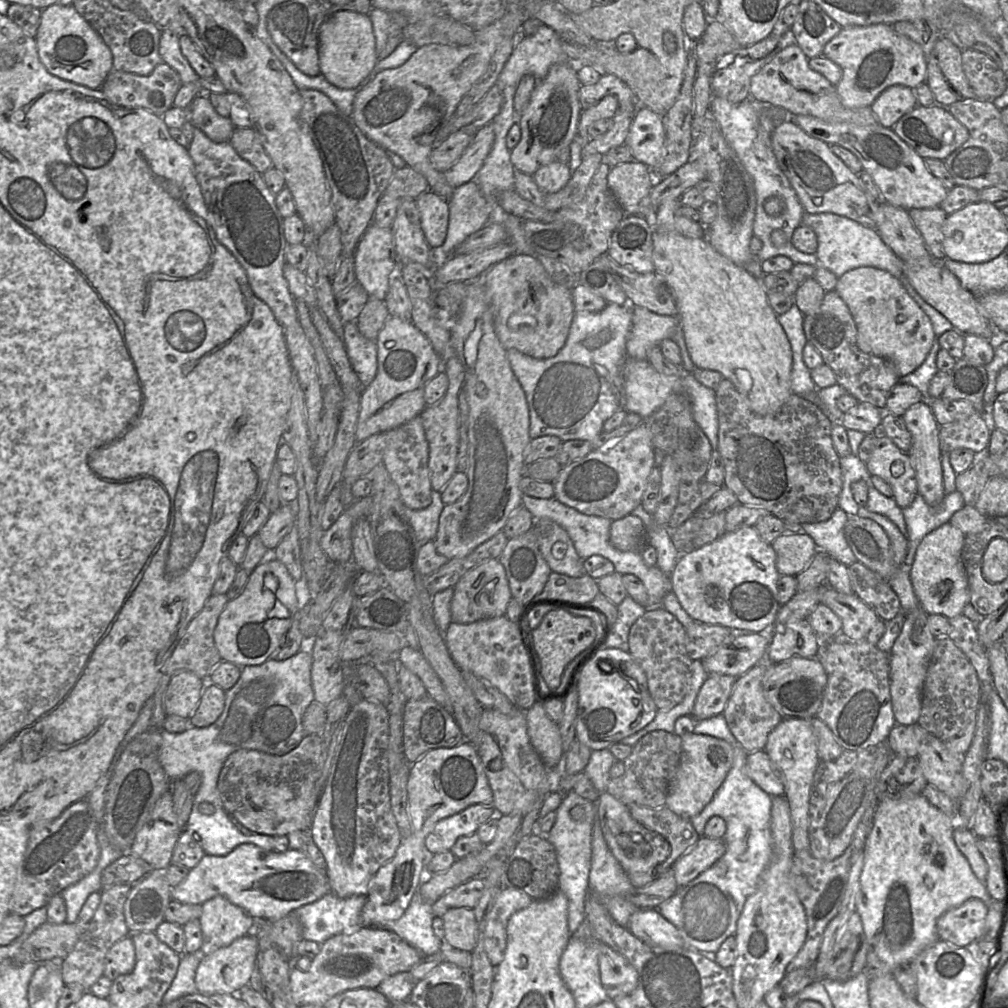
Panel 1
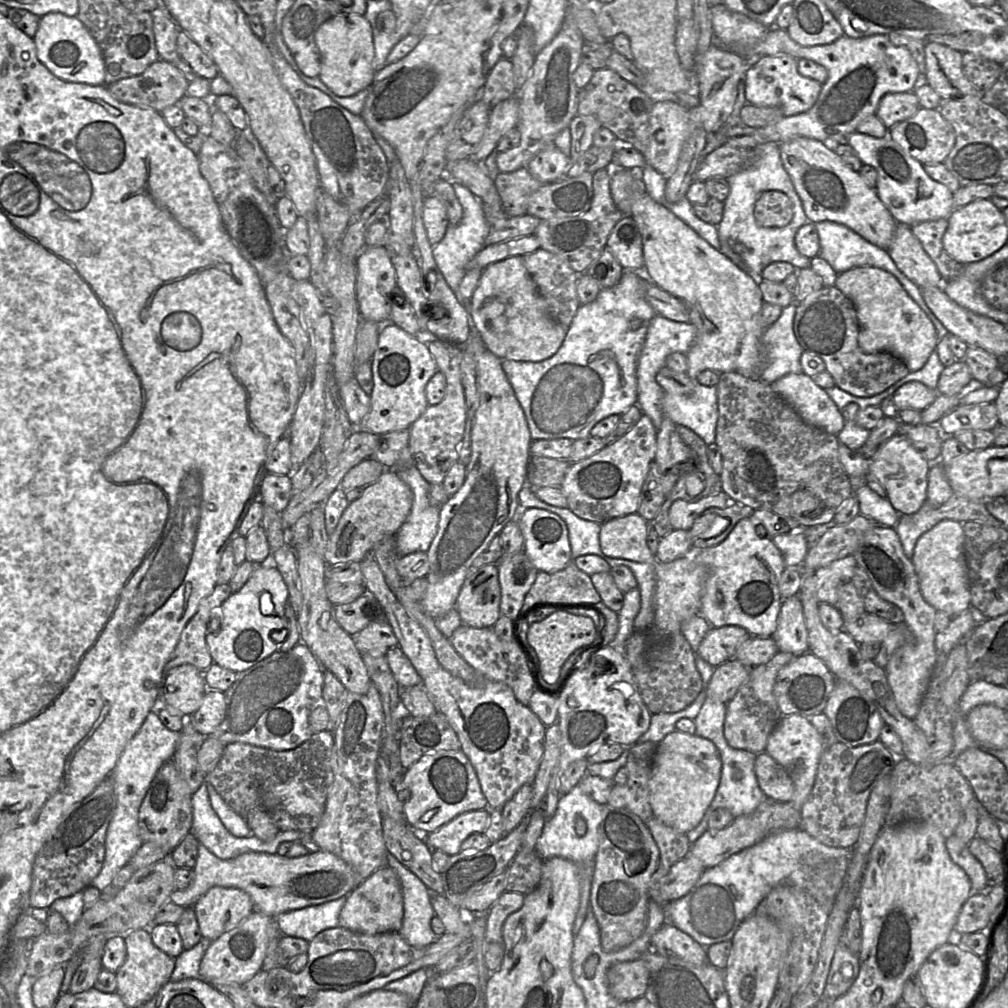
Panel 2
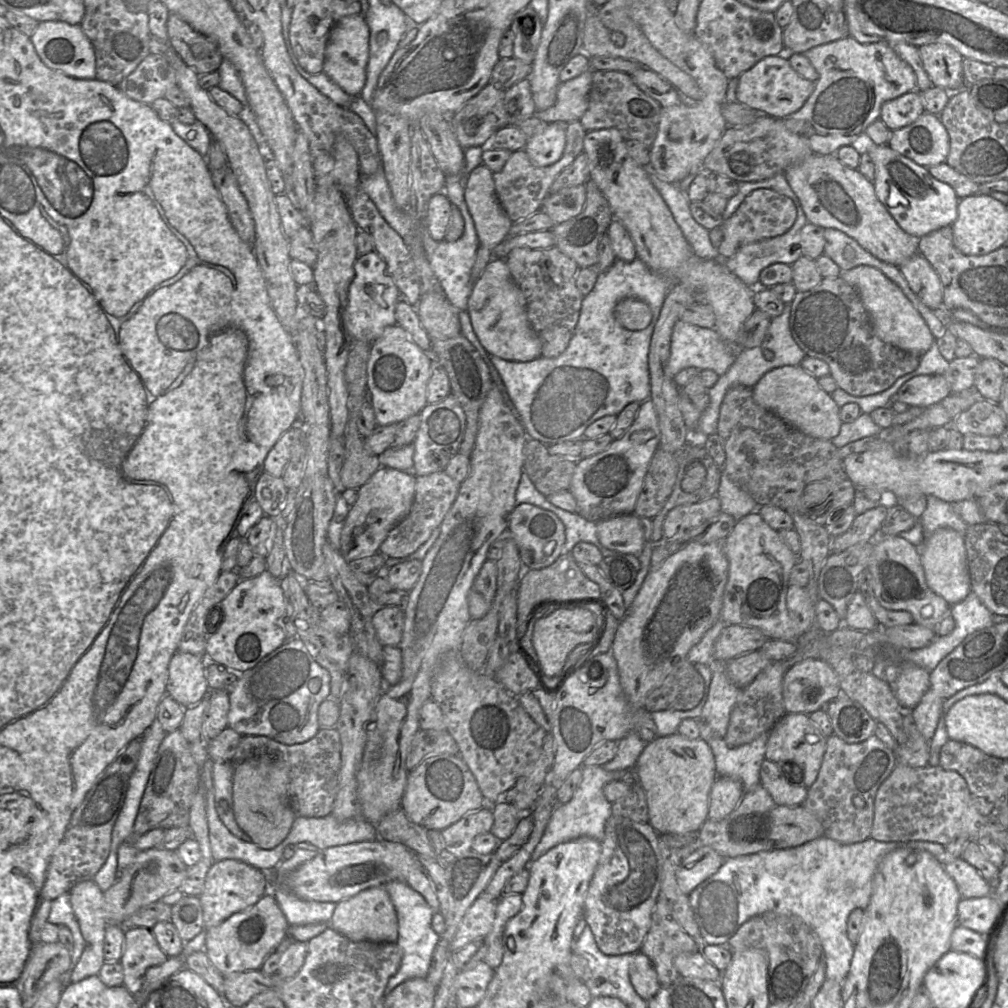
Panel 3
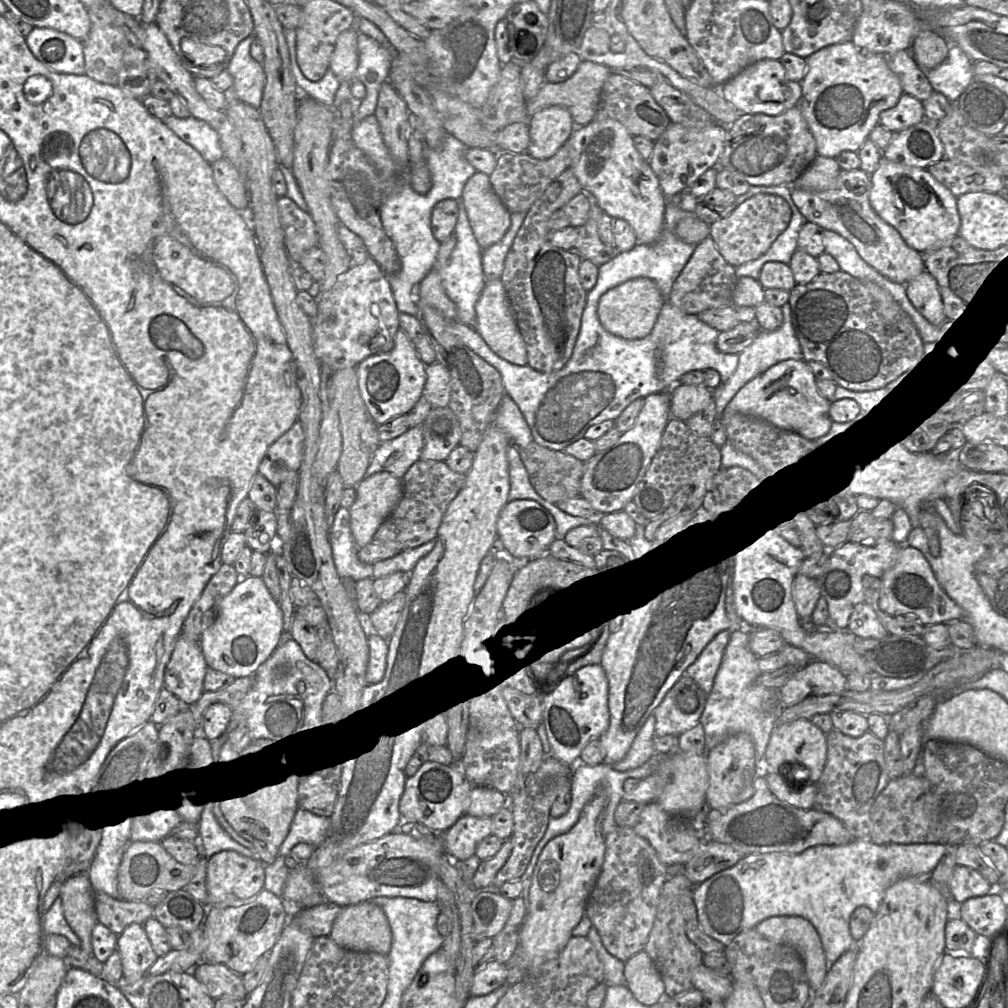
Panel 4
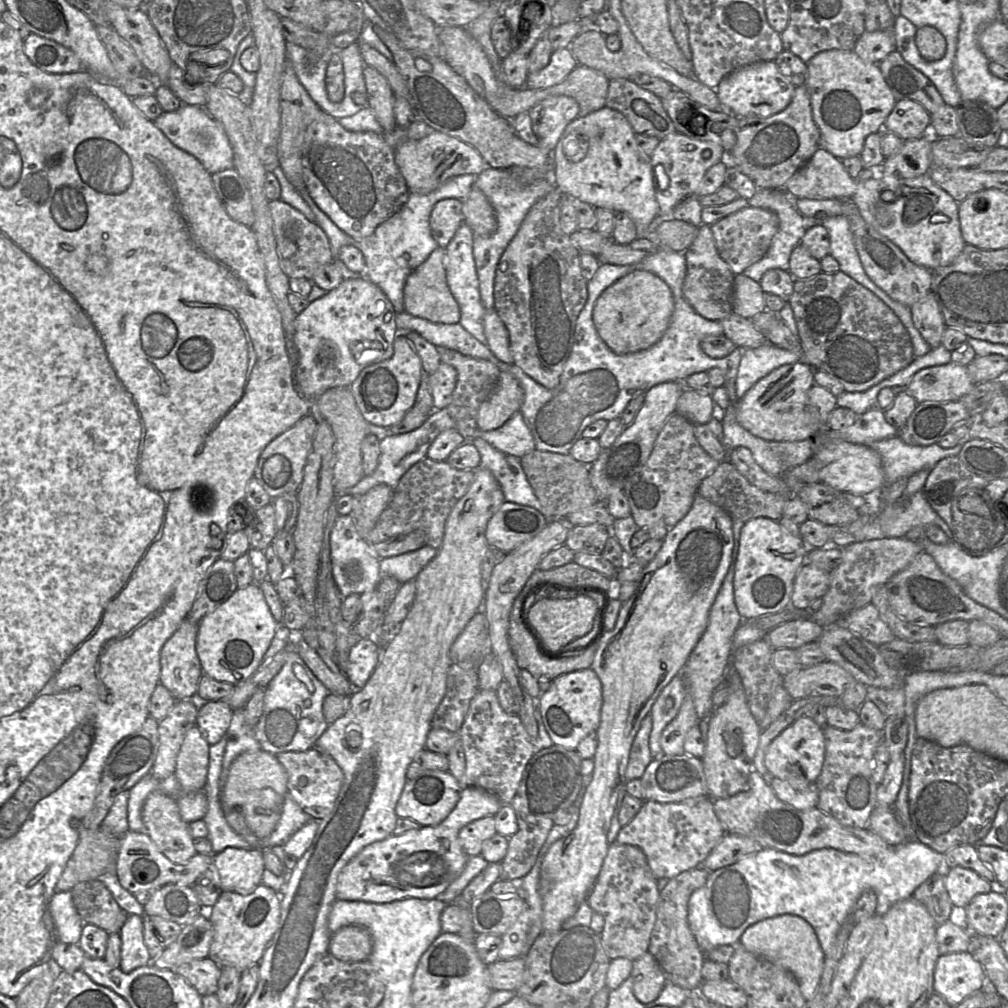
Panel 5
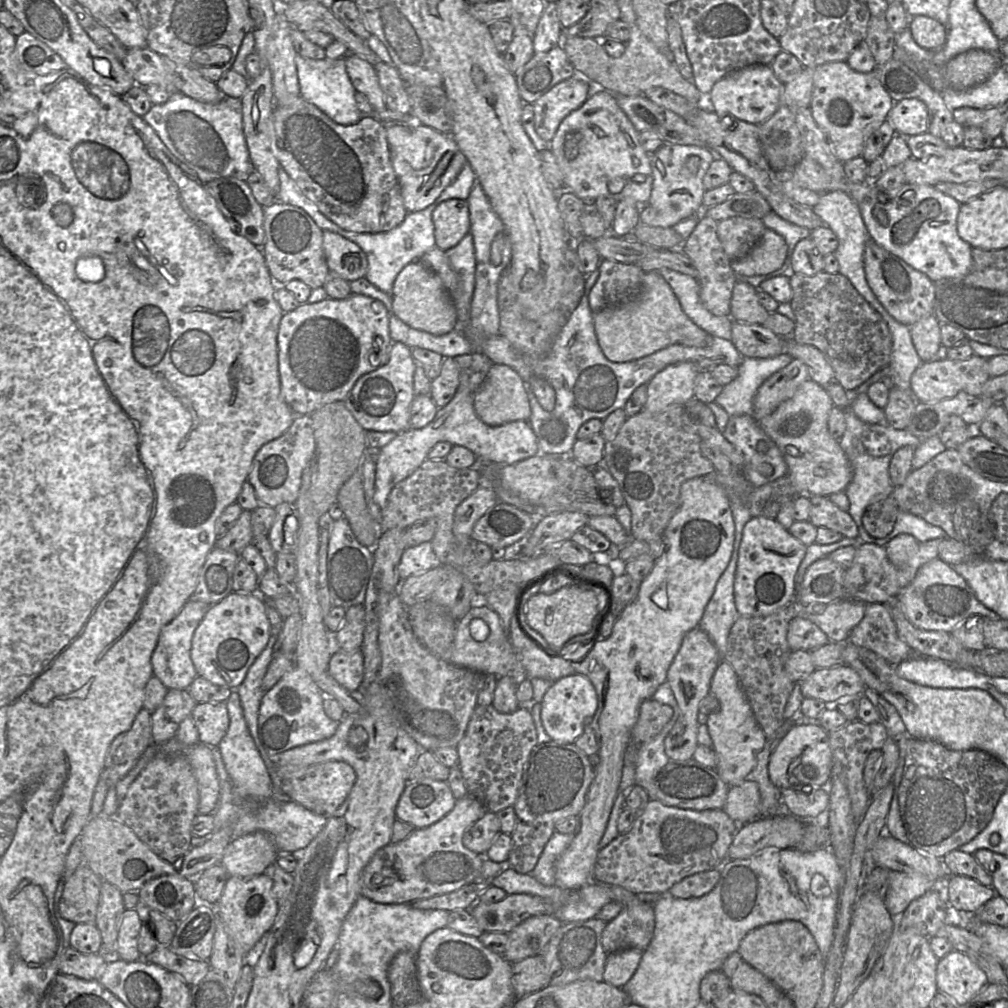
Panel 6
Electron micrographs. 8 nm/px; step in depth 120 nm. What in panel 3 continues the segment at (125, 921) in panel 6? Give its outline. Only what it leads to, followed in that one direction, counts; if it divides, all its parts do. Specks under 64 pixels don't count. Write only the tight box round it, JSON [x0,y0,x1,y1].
[120,927,168,996]

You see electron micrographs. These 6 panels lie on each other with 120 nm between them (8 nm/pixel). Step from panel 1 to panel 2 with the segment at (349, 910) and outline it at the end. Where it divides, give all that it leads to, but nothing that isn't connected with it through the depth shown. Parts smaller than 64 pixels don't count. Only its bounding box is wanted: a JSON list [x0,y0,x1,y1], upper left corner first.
[275,896,347,942]

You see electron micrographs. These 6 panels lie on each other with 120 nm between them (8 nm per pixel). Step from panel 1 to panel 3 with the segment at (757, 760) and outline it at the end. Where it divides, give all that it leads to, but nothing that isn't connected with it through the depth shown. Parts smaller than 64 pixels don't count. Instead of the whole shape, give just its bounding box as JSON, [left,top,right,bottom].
[760,758,808,806]

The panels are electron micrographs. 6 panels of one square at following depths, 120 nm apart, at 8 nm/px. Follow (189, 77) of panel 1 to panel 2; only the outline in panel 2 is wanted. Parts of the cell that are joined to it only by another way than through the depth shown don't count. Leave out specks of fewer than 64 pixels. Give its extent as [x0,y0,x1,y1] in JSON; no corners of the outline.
[150,4,180,62]

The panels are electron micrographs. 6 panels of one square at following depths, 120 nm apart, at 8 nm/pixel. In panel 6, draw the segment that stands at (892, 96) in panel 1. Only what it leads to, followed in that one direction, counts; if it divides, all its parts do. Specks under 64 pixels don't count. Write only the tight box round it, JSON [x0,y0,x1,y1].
[886,99,928,136]

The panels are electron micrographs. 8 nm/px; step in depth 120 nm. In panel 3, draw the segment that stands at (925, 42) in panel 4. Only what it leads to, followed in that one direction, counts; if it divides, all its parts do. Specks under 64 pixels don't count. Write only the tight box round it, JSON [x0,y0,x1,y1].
[918,43,966,93]

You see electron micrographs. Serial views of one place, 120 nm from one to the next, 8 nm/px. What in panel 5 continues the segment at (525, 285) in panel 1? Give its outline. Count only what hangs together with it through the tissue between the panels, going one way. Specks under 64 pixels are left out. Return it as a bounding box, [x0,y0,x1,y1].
[484,308,514,364]

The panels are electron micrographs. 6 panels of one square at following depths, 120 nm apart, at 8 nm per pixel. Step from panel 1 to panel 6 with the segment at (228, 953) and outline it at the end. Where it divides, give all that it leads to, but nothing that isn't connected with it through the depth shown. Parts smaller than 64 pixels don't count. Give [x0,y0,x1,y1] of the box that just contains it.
[216,874,279,955]

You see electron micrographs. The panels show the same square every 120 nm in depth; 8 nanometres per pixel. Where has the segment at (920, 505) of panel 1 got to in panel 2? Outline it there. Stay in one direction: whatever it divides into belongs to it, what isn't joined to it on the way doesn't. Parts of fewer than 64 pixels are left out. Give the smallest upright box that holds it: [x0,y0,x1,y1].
[894,501,942,560]

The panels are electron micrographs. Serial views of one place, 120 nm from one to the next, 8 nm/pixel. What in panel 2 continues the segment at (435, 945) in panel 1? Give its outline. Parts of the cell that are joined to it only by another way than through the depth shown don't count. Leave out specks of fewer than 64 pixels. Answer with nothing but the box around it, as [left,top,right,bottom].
[386,853,439,947]

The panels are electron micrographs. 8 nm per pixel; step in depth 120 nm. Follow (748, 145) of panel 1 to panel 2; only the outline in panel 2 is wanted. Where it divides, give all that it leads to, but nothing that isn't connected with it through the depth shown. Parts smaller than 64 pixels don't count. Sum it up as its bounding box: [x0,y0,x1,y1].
[716,142,811,284]

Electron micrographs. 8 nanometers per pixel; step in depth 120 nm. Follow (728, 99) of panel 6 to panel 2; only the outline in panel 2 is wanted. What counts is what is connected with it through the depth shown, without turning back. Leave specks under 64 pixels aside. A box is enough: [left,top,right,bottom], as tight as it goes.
[744,54,821,117]

